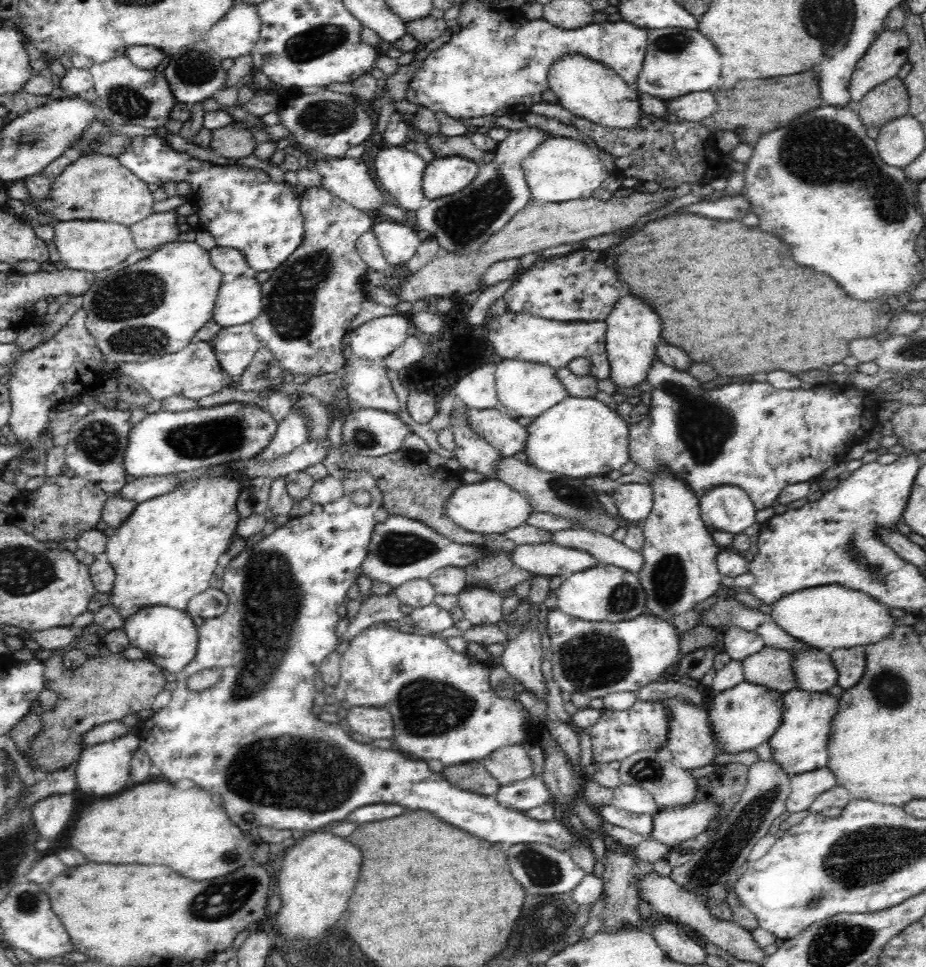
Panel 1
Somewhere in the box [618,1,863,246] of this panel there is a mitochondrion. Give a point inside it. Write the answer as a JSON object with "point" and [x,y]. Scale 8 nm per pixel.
{"point":[675,42]}

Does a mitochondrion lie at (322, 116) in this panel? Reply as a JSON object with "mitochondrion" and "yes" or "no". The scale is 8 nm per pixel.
{"mitochondrion":"yes"}

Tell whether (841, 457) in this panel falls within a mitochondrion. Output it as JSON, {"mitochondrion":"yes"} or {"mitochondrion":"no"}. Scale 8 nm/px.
{"mitochondrion":"no"}

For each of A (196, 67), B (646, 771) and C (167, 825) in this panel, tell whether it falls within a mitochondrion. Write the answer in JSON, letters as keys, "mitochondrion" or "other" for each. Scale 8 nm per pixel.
{"A":"mitochondrion","B":"mitochondrion","C":"other"}

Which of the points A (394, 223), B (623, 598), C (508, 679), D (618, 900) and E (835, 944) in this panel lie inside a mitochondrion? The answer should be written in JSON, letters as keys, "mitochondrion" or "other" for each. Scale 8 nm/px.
{"A":"other","B":"mitochondrion","C":"other","D":"other","E":"mitochondrion"}

